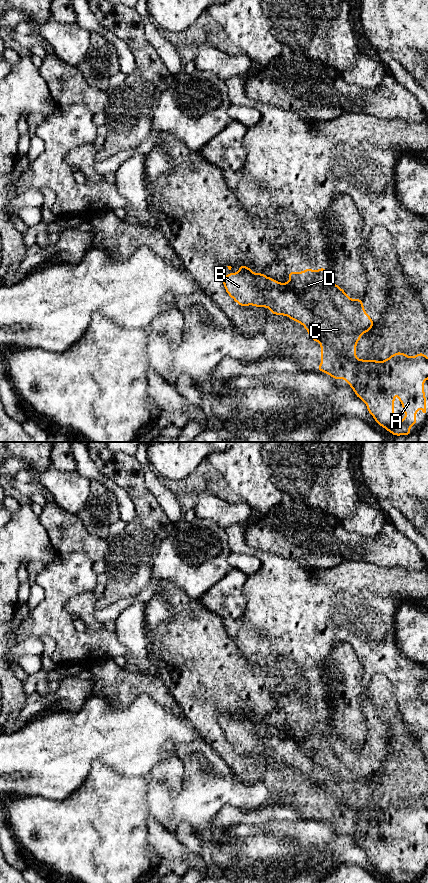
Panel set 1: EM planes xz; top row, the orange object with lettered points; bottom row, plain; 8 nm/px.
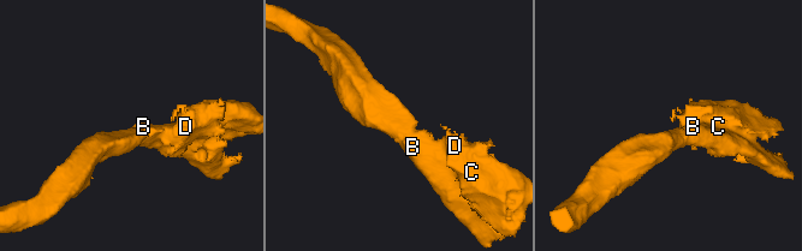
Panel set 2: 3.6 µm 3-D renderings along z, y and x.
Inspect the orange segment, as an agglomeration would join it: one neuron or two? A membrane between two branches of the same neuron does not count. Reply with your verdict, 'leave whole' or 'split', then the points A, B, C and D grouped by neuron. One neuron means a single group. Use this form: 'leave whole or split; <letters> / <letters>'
split; A C D / B

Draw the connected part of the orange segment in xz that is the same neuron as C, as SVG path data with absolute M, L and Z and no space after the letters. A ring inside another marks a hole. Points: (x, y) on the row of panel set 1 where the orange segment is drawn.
M321 265L319 271L306 268L304 272L292 271L289 276L290 283L295 286L295 292L311 302L309 310L313 320L307 326L307 332L310 339L321 344L321 365L316 370L329 374L333 379L345 379L356 397L366 403L368 412L378 425L394 436L409 436L410 426L418 424L415 419L418 409L421 408L422 412L426 413L424 381L428 379L428 357L423 352L413 357L396 352L385 361L352 360L350 356L344 356L347 339L352 334L370 332L375 323L364 311L362 298L352 300L342 288L327 277L328 274ZM395 389L398 390L398 400L402 402L405 411L405 419L402 421L394 420Z

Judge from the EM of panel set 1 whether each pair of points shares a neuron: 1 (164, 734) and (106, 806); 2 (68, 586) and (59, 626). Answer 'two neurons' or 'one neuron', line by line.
1: two neurons
2: one neuron

